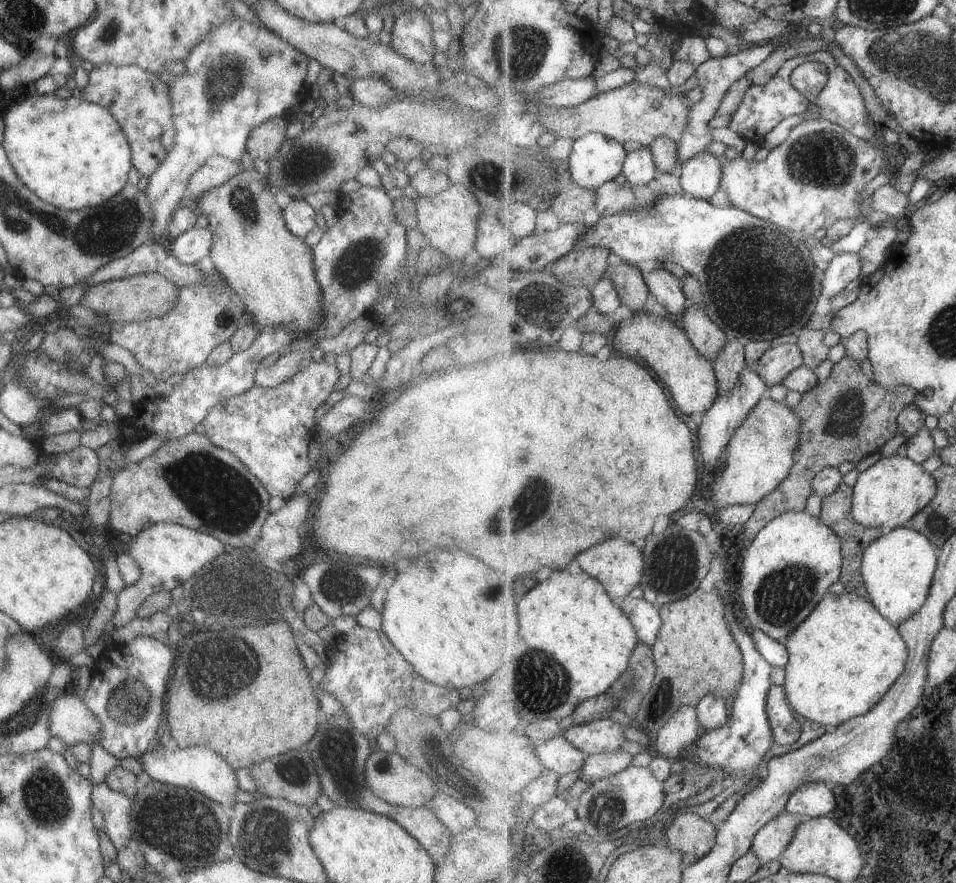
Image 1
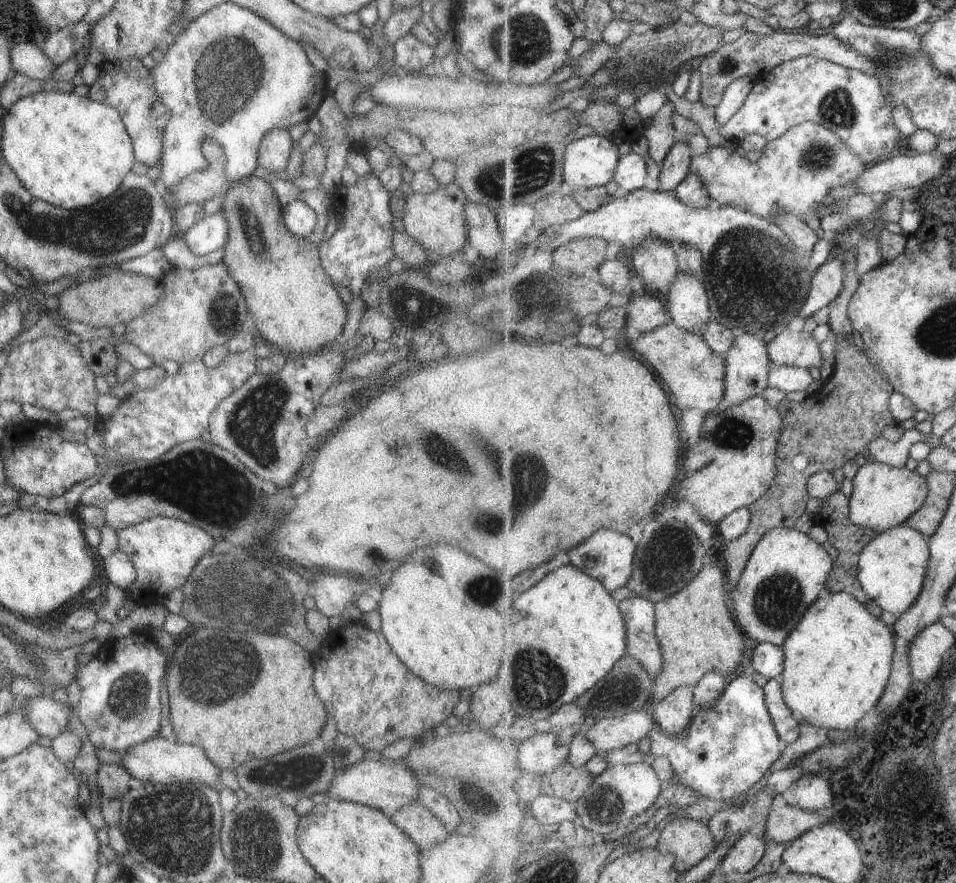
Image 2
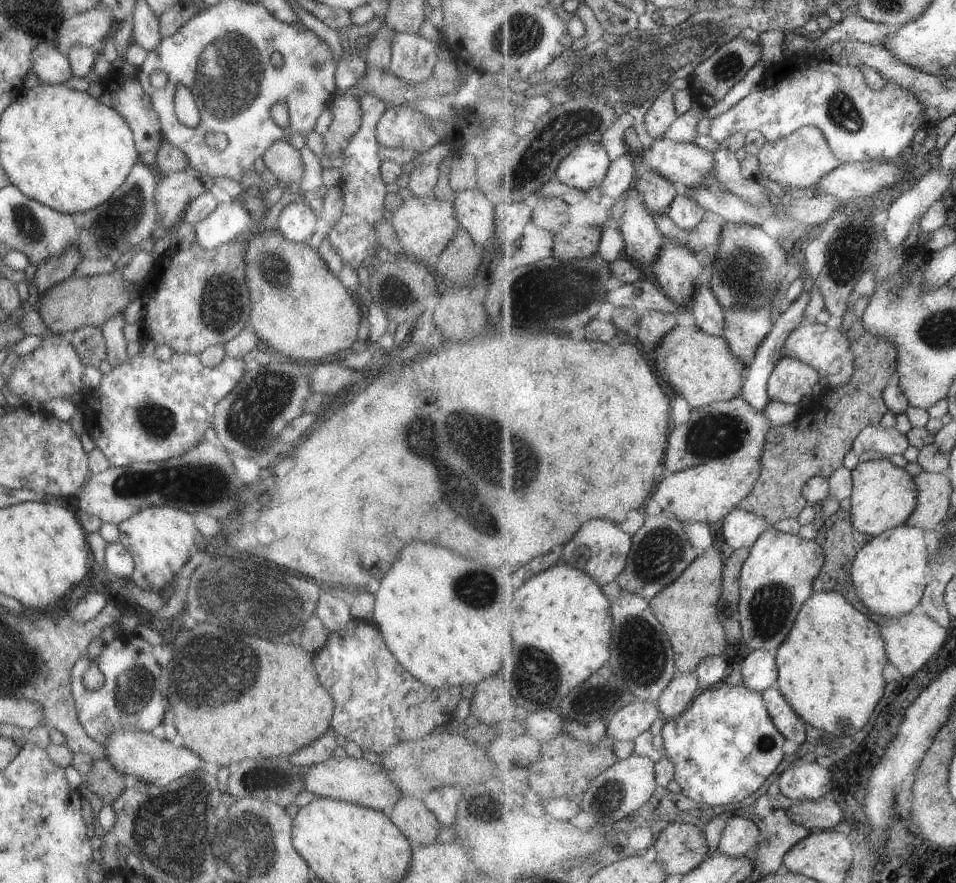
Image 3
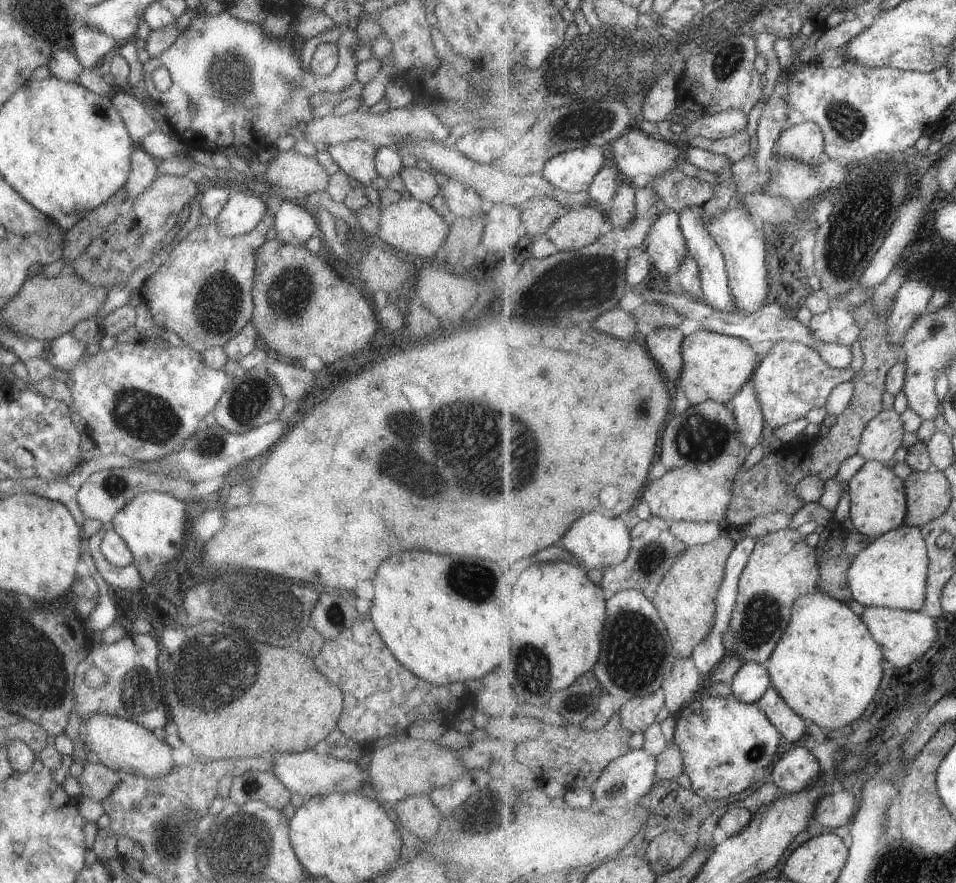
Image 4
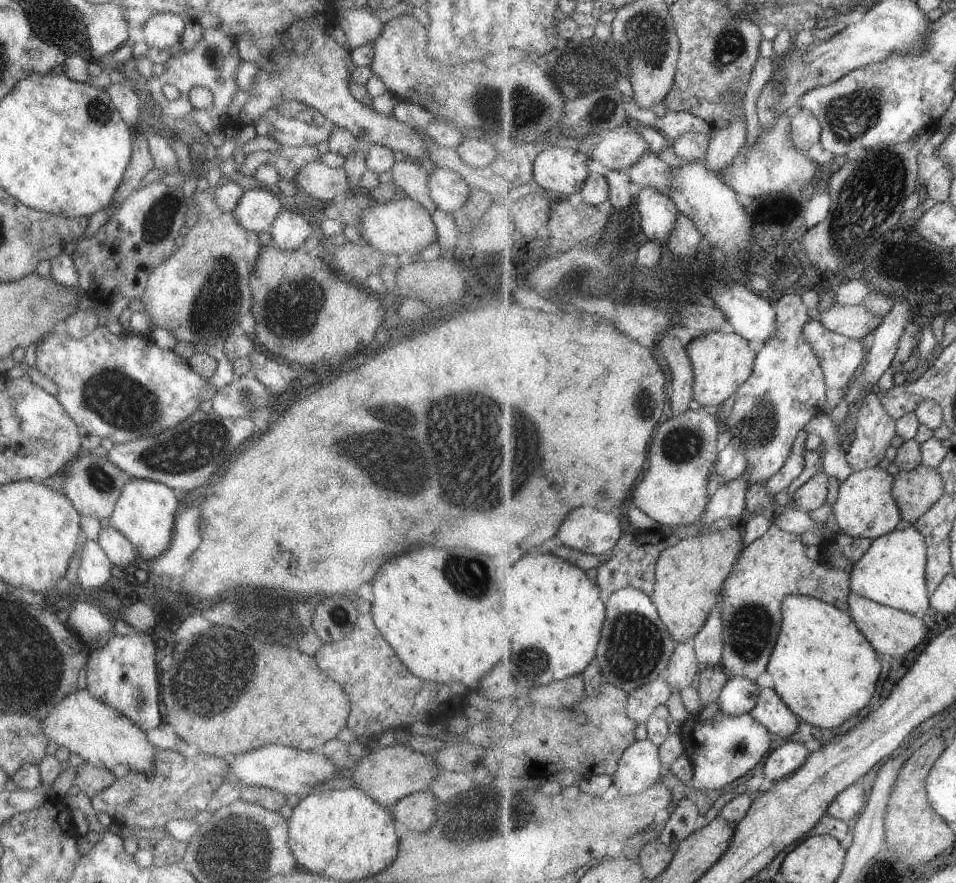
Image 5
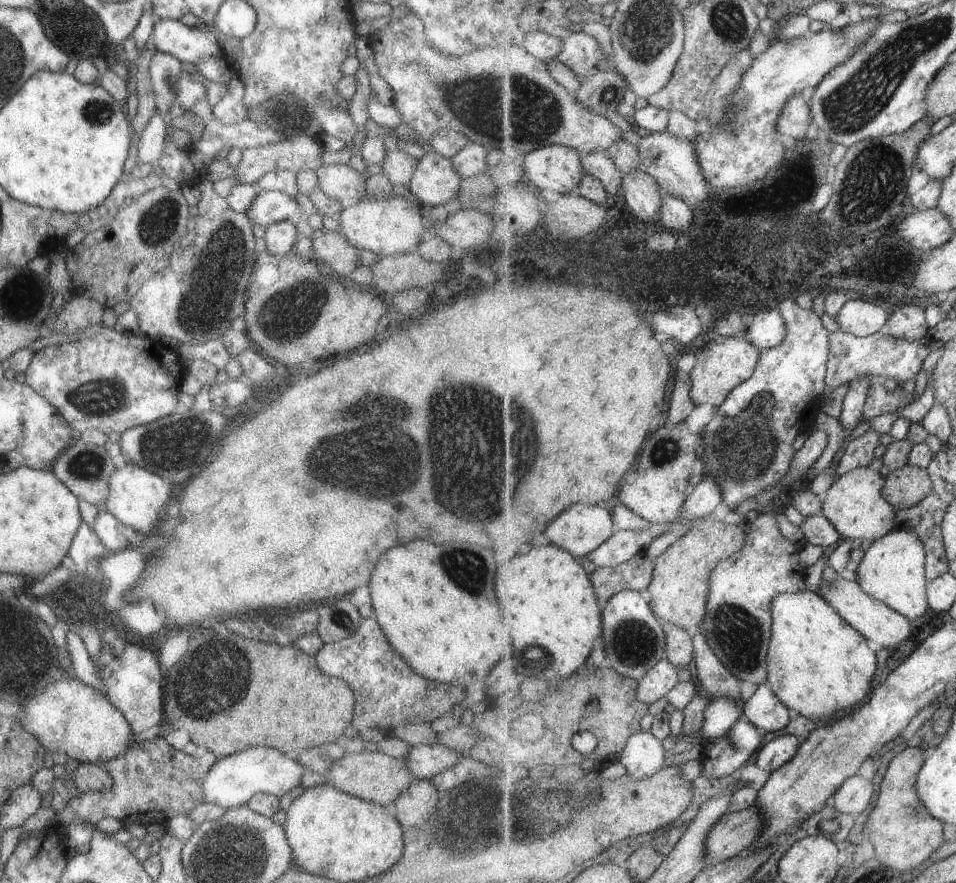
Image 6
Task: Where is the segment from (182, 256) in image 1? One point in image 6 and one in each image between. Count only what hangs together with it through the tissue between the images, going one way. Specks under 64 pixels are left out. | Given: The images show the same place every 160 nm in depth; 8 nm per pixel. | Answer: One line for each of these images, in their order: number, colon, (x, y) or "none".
2: (207, 234)
3: (226, 220)
4: (242, 210)
5: (255, 210)
6: (268, 207)

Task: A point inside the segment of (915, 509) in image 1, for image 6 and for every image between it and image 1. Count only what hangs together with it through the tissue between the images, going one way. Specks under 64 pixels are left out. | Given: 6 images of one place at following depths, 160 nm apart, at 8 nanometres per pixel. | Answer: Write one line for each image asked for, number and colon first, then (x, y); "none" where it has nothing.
2: (884, 496)
3: (885, 496)
4: (879, 504)
5: (866, 507)
6: (854, 503)

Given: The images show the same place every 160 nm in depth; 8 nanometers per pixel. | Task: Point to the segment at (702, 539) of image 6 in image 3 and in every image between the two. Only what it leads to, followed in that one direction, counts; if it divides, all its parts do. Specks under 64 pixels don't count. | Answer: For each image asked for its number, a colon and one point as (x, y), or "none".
3: (689, 608)
4: (686, 599)
5: (690, 574)

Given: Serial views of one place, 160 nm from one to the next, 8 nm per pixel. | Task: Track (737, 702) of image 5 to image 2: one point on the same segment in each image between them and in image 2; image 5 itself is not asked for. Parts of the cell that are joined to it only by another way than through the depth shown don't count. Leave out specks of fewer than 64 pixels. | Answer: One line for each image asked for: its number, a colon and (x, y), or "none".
2: (768, 659)
3: (760, 667)
4: (753, 680)

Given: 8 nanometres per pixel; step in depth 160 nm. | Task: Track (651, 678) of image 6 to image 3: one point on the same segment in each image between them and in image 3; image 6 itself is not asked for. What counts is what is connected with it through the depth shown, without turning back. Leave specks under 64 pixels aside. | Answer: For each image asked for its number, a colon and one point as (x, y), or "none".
3: (624, 726)
4: (636, 715)
5: (643, 702)

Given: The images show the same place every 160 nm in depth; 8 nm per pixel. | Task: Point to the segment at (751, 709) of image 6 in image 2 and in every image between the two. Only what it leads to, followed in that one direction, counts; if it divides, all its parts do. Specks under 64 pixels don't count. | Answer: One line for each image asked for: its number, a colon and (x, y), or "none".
2: (788, 726)
3: (793, 727)
4: (793, 726)
5: (771, 710)

